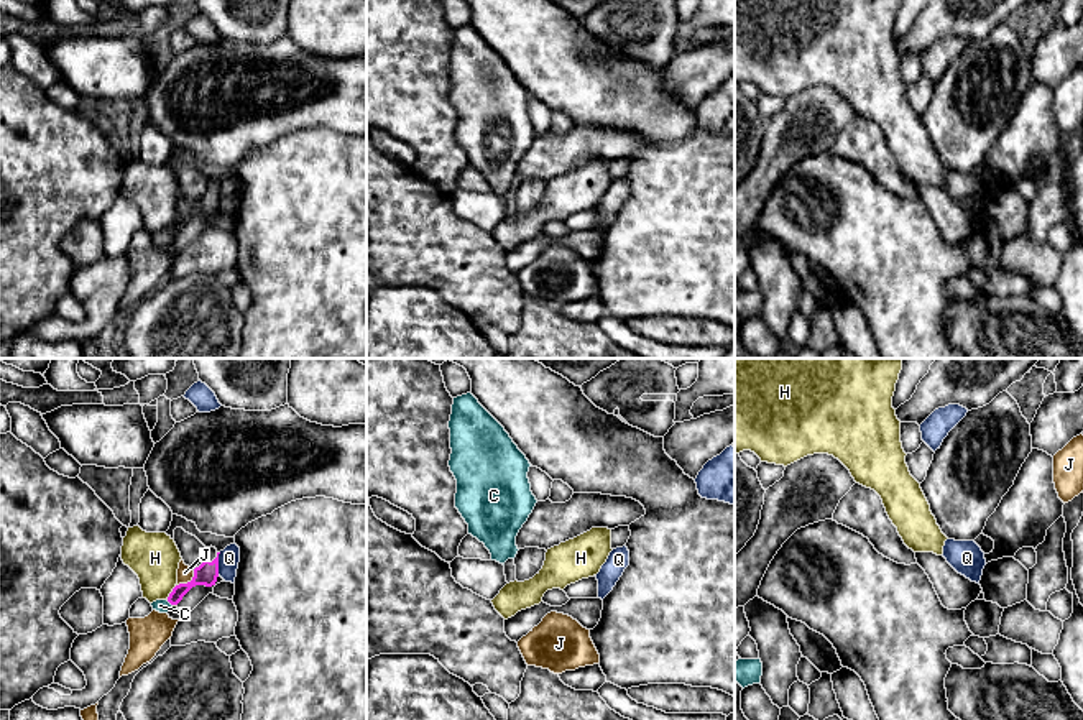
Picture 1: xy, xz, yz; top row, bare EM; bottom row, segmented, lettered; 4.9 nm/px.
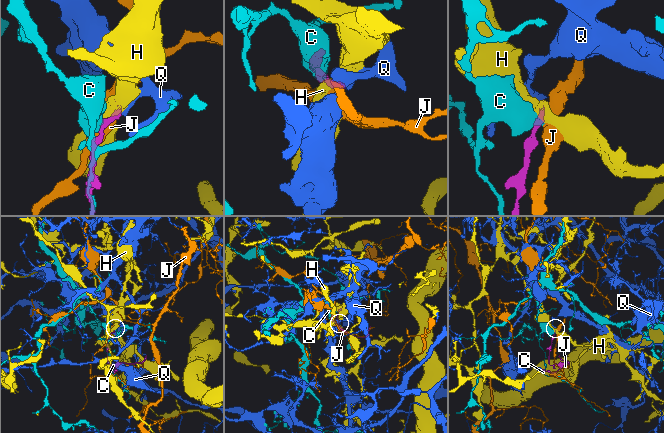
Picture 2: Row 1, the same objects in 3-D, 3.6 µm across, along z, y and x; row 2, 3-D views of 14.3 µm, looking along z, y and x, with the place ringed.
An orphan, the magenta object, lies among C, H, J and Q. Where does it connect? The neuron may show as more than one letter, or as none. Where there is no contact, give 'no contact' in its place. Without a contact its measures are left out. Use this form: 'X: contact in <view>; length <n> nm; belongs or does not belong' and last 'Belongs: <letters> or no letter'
C: contact in xy; length 40 nm; does not belong
H: contact in xy; length 90 nm; does not belong
J: contact in xy; length 120 nm; does not belong
Q: contact in xy; length 110 nm; does not belong
Belongs: no letter

